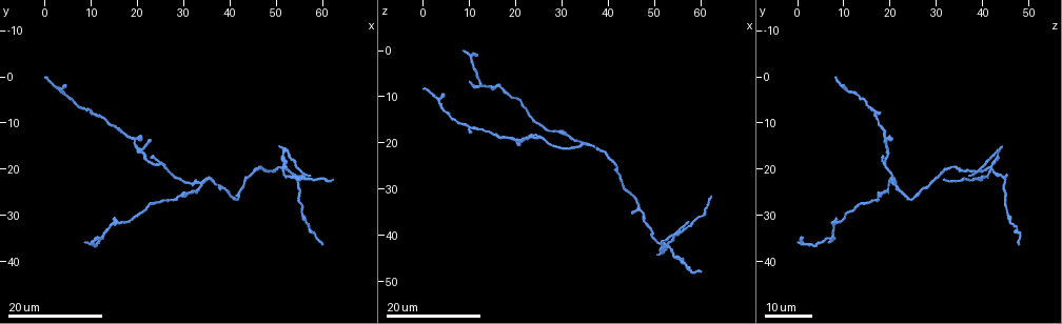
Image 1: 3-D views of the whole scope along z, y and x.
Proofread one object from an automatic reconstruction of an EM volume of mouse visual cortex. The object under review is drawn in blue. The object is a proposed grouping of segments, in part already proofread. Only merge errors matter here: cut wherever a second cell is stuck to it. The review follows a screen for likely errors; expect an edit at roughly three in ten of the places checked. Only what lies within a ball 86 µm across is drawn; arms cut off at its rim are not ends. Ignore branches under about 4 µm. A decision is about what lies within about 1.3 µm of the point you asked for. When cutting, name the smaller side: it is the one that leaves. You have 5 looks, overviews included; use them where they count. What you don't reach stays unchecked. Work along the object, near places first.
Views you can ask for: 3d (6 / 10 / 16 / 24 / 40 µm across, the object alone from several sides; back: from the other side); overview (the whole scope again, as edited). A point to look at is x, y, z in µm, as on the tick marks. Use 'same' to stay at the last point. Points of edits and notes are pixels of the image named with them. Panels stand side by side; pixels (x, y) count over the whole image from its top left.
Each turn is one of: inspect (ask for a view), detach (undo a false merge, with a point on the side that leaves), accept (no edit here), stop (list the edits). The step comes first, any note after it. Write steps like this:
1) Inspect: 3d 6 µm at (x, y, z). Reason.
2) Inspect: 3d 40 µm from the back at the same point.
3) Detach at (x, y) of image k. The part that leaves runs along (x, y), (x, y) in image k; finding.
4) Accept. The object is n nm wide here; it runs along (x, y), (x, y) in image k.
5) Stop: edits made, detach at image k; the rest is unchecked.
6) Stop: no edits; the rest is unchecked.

Inspect: 3d 16 µm at (52.0, 19.5, 41.5). Looks like a crossing.

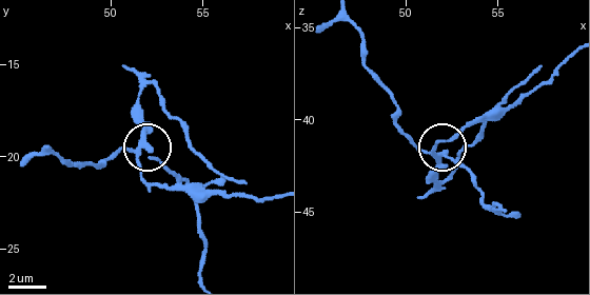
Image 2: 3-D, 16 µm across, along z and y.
Inspect: 3d 6 µm at (51.6, 19.8, 41.8). Zoom in.

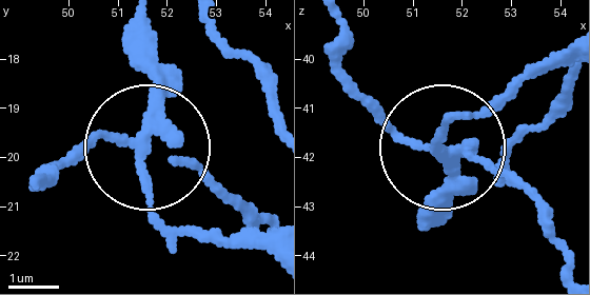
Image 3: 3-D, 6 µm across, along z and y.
Detach at (175, 90) of image 3. The object is 210 nm wide here; two cells meet here.

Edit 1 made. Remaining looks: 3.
Inspect: overview.

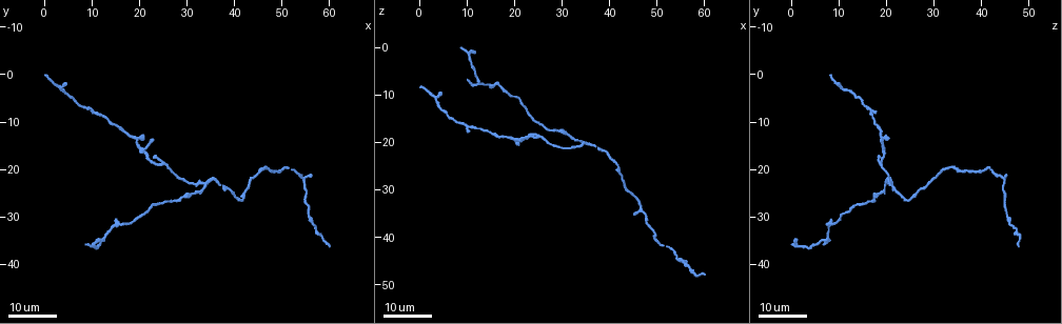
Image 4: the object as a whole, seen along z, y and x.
Inspect: 3d 24 µm at (34.5, 22.5, 20.0). Two arms in line, one across.

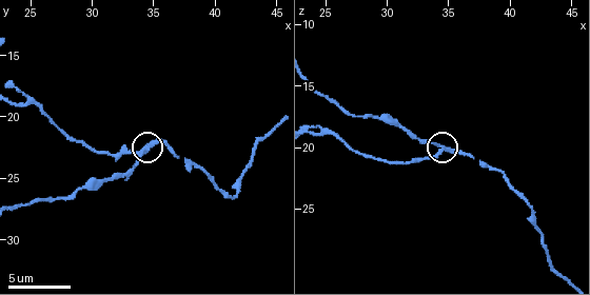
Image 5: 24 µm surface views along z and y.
Inspect: 3d 10 µm at the same point.

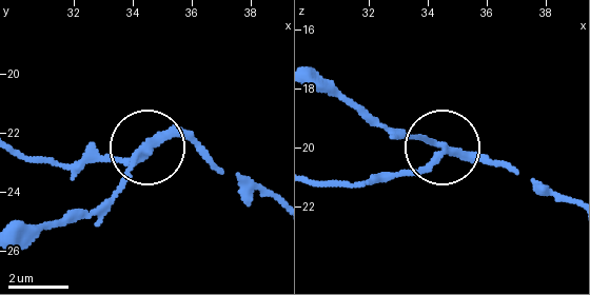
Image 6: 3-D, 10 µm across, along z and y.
Detach at (423, 137) of image 6. 3 arms meet here; the part that leaves runs along (453, 154), (365, 121), (312, 89) in image 6; two cells meet here.

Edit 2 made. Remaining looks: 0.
Stop: edits made, detach at image 3, detach at image 6; the rest is unchecked.

